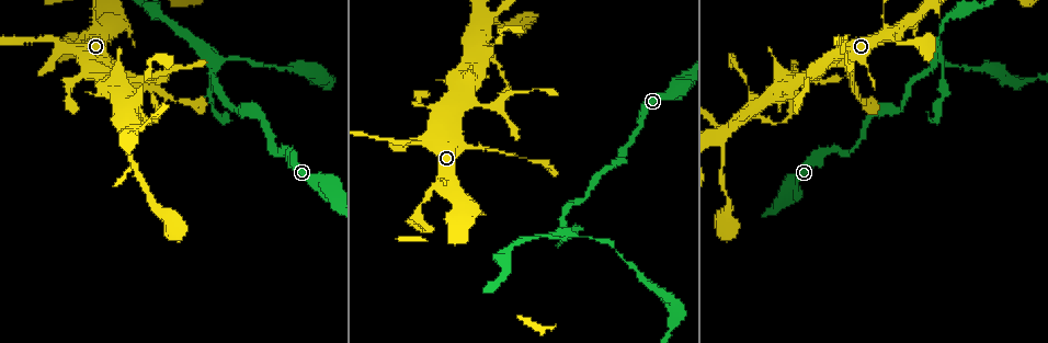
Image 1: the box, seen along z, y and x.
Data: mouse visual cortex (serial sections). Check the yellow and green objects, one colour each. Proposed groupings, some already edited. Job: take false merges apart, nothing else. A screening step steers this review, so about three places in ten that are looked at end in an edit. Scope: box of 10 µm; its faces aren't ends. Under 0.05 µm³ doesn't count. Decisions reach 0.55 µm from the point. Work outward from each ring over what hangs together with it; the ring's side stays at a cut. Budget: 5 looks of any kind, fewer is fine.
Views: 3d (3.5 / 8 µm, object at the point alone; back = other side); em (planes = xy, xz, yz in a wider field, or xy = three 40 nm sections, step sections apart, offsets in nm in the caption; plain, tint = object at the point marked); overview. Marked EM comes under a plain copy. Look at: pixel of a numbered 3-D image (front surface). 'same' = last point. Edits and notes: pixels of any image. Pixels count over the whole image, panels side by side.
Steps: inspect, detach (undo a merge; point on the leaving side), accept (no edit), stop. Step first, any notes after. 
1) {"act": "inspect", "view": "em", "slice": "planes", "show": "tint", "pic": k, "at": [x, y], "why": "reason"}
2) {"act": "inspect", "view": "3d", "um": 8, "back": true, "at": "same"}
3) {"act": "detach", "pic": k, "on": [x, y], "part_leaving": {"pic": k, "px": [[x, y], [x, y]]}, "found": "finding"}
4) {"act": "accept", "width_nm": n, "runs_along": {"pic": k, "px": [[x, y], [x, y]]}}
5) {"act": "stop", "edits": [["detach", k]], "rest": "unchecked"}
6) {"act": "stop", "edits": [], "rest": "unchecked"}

{"act": "inspect", "view": "3d", "um": 3.5, "pic": 1, "at": [220, 59], "why": "thin neck"}

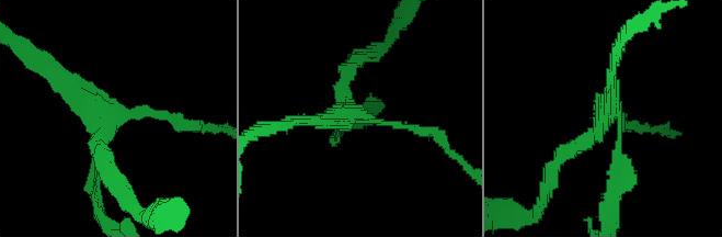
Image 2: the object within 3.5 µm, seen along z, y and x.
{"act": "inspect", "view": "em", "slice": "xy", "step": 5, "show": "tint", "pic": 2, "at": [357, 115], "arms": 4, "arm_widths_nm": [100, 150, 200, 200]}

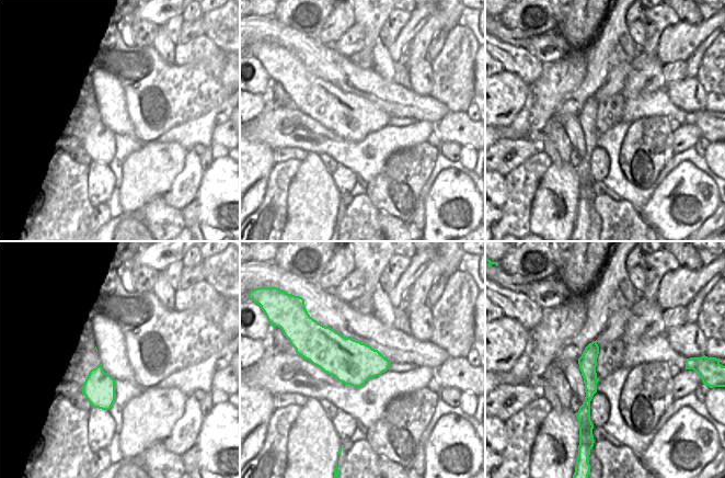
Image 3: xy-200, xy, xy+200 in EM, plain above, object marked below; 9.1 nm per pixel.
{"act": "detach", "pic": 2, "on": [625, 180], "part_leaving": {"pic": 2, "px": [[618, 145], [625, 182], [610, 219]]}, "found": "a second cell is stuck on"}

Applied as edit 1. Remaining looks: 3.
{"act": "inspect", "view": "3d", "um": 3.5, "pic": 1, "at": [471, 145], "why": "sudden change in width"}

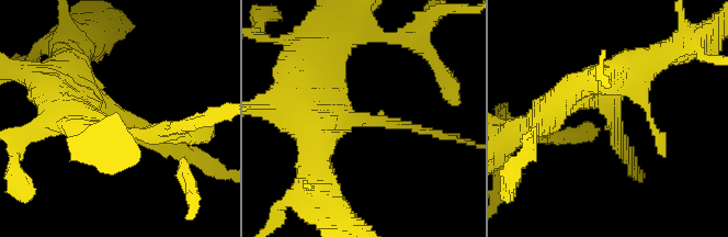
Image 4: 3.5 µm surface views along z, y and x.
{"act": "inspect", "view": "em", "slice": "planes", "show": "tint", "pic": 4, "at": [364, 114], "arm_widths_nm": [150, 400], "why": "shape alone is not enough"}

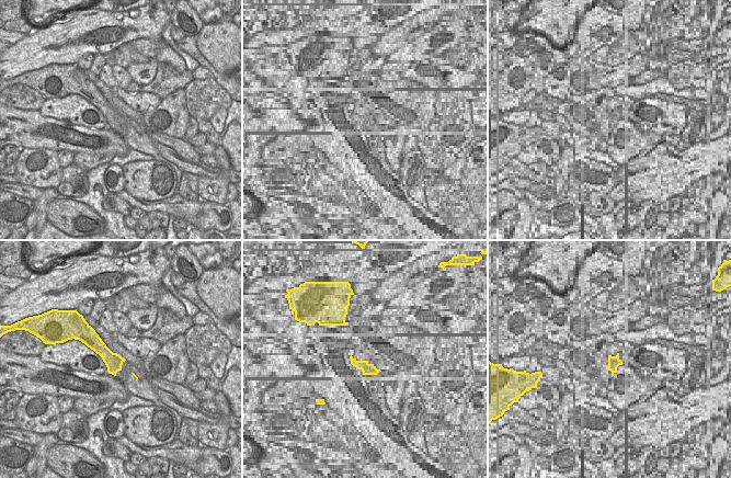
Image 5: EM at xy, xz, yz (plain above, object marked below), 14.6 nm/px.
{"act": "accept", "found": "all the same cell"}

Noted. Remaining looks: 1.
{"act": "stop", "edits": [["detach", 2]], "rest": "unchecked"}

